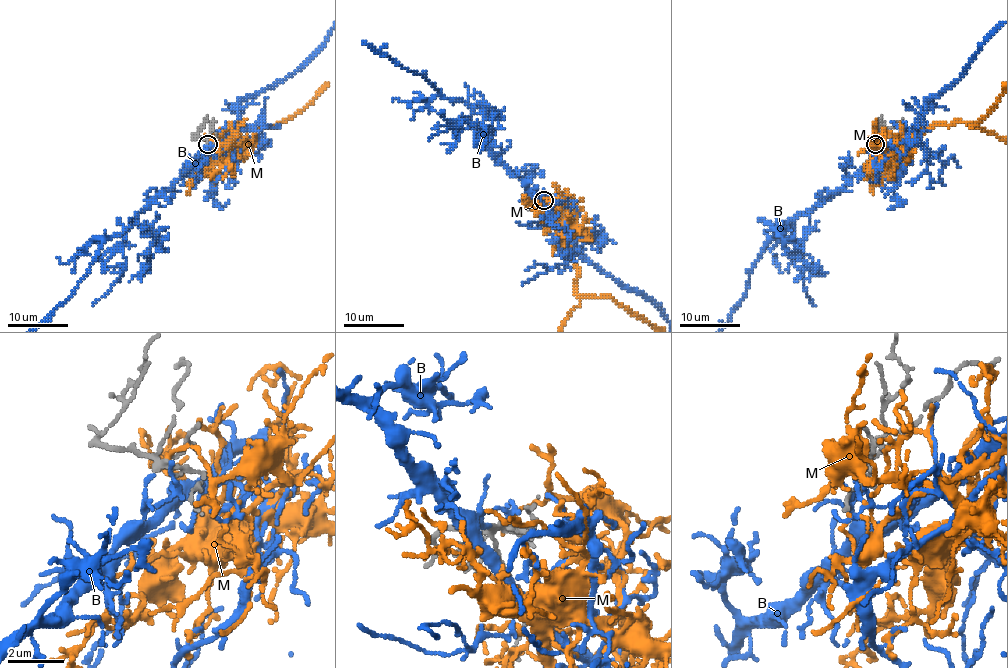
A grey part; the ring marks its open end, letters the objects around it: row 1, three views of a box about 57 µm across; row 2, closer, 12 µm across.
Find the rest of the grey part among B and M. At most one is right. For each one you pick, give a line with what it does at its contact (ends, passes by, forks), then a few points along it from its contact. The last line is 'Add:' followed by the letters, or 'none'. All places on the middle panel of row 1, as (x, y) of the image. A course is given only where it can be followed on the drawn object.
B: it ends
Add: B

